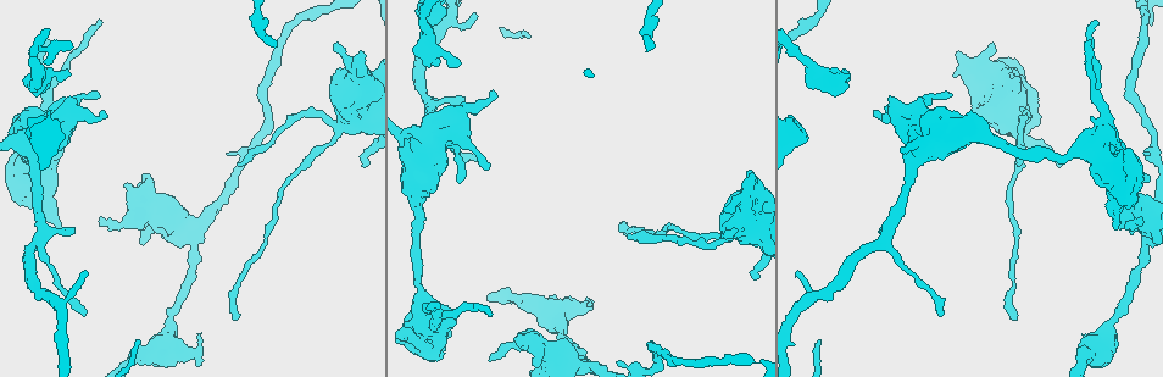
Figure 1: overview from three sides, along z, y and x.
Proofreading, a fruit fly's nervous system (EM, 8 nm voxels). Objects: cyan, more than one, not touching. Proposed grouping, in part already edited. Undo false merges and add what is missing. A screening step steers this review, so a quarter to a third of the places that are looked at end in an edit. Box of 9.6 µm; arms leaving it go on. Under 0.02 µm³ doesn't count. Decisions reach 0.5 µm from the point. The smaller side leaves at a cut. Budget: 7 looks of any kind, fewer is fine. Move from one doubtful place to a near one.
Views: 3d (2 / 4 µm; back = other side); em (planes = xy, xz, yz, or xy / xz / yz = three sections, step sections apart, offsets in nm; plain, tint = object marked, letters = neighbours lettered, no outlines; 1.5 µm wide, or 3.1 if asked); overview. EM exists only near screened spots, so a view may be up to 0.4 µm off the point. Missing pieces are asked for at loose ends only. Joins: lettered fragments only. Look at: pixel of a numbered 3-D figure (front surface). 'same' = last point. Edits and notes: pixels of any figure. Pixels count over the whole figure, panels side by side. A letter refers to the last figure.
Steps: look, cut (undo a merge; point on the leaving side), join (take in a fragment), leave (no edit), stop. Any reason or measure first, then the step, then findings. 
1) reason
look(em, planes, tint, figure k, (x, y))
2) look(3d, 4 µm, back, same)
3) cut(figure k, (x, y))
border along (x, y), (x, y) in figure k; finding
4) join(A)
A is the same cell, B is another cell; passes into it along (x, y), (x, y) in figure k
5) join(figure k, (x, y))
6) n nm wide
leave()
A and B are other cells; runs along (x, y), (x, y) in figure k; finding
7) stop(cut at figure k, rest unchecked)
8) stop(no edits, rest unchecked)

free end
look(em, planes, plain, figure 1, (756, 277))

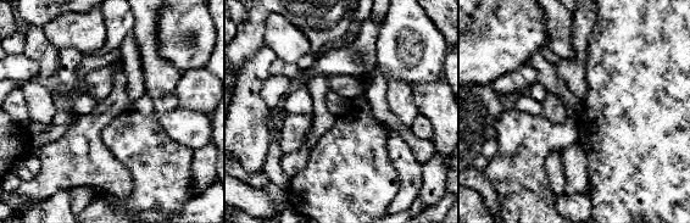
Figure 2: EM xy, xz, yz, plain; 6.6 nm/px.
see the neighbours
look(em, planes, letters, same)

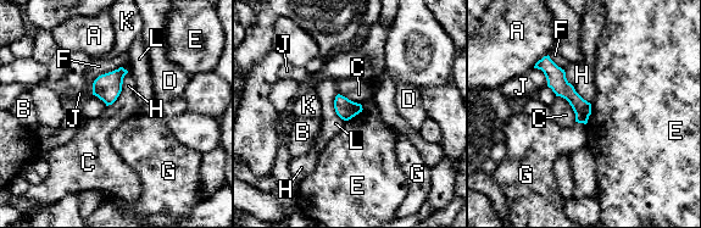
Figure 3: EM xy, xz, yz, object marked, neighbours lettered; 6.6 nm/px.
leave()
A, B, C, D, E, F, G, H, J, K and L are other cells; border along (350, 118), (345, 121) in figure 3; no lettered fragment goes on from it

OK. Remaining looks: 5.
thick end
look(em, planes, letters, figure 1, (449, 332))

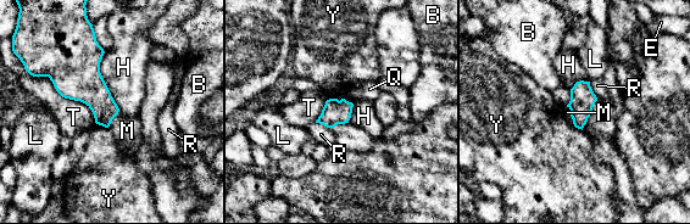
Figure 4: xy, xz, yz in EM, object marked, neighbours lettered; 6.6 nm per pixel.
T touches over 550 nm
join(M)
M is the same cell, B, E, H, L, Q, R, T and Y are other cells; passes into it along (583, 99), (571, 116), (567, 112) in figure 4; it goes on there

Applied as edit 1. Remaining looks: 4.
look(em, yz, step 8, plain, figure 1, (491, 94))

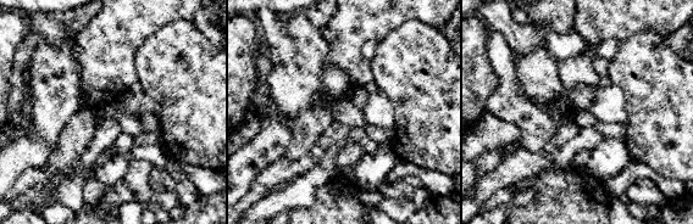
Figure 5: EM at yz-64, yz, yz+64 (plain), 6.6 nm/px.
what lies round it
look(em, yz, step 8, letters, same)

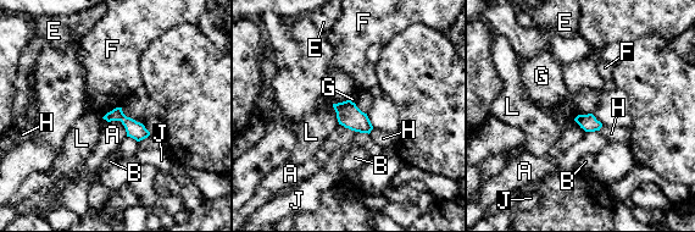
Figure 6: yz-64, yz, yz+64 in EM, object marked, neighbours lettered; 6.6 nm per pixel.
leave()
A, B, E, F, G, H, J and L are other cells; border along (107, 121), (120, 121), (127, 136) in figure 6; none of them fits

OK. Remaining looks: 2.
stop(join at figure 4, rest unchecked)

